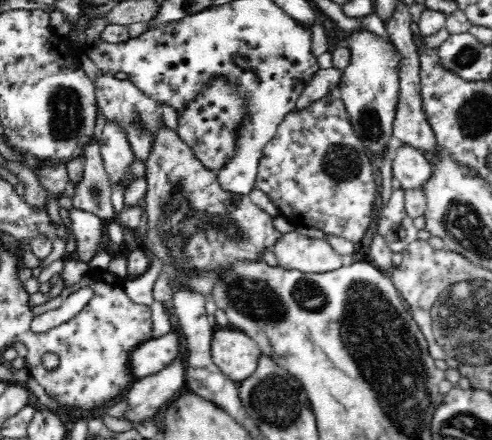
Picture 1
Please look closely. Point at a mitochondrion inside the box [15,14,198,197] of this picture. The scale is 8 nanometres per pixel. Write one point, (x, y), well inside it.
(68, 119)

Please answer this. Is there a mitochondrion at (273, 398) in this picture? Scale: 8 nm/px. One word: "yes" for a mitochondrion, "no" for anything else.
yes

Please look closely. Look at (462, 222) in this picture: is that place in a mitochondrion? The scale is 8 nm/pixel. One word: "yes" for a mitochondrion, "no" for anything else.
yes

